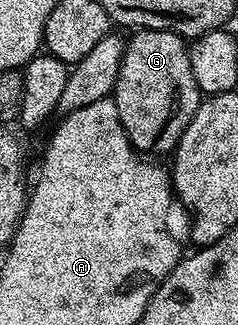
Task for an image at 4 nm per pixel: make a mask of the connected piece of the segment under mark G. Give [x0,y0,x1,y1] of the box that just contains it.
[113,28,201,156]

